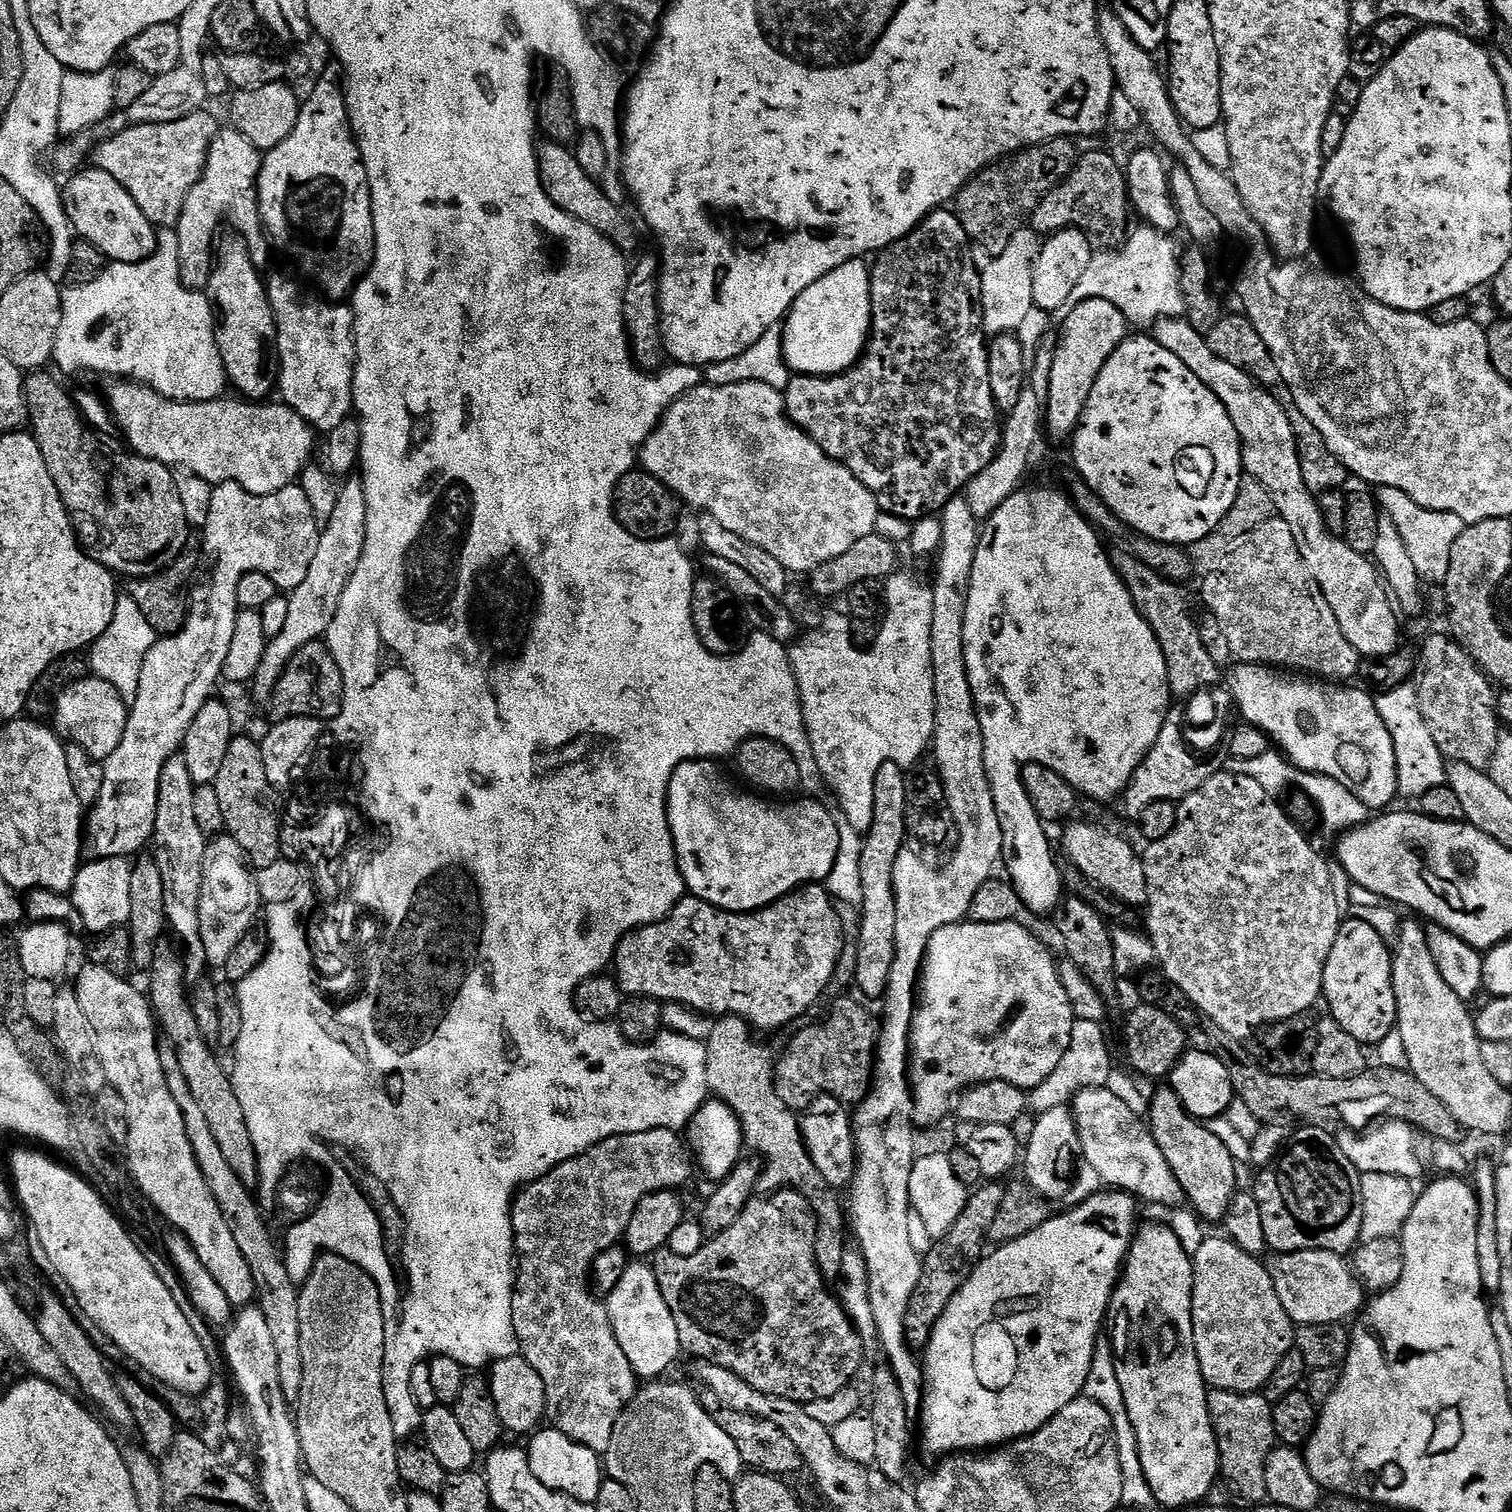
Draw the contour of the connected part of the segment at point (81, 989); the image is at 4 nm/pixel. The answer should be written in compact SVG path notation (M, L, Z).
M91 962L85 965L77 974L74 987L78 994L78 1003L82 1006L82 1014L86 1014L86 1022L92 1028L94 1052L100 1055L99 1067L103 1071L104 1079L110 1087L118 1090L118 1094L122 1094L126 1102L127 1171L139 1195L145 1201L148 1199L176 1227L173 1229L191 1244L206 1270L214 1274L214 1282L218 1282L218 1286L226 1290L228 1301L234 1306L251 1305L258 1296L256 1279L246 1258L242 1256L242 1250L238 1250L238 1242L234 1242L234 1234L230 1234L230 1226L226 1226L226 1218L222 1218L218 1202L214 1202L214 1194L210 1194L210 1186L206 1186L206 1178L202 1178L202 1170L194 1158L194 1146L190 1146L190 1138L186 1138L186 1122L182 1118L182 1110L178 1110L178 1102L174 1102L174 1094L170 1094L170 1086L162 1070L158 1025L149 997L145 993L143 996L131 984L131 979L110 974L110 970Z

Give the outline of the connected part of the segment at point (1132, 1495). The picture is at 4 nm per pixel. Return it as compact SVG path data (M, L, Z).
M1097 1350L1092 1355L1090 1374L1084 1383L1083 1395L1089 1400L1098 1402L1106 1414L1112 1419L1112 1431L1116 1433L1116 1449L1120 1455L1120 1470L1122 1472L1122 1490L1124 1491L1123 1503L1129 1504L1132 1508L1153 1508L1157 1507L1154 1494L1146 1482L1146 1474L1142 1470L1140 1451L1136 1448L1136 1435L1134 1426L1128 1417L1126 1410L1126 1398L1122 1394L1122 1386L1118 1386L1118 1374L1116 1373L1116 1357L1108 1350Z

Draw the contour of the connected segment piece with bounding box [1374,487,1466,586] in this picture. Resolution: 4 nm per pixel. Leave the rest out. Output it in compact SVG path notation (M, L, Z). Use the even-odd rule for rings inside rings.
M1379 487L1374 496L1381 511L1398 527L1398 532L1406 543L1407 554L1414 563L1415 572L1421 581L1427 585L1430 583L1442 586L1446 574L1449 573L1450 551L1466 527L1464 520L1456 514L1431 512L1427 508L1420 507L1396 487Z

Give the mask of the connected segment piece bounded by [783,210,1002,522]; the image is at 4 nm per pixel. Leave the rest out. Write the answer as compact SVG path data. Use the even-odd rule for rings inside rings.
M955 211L931 212L913 232L879 253L875 257L876 265L871 265L872 331L858 363L838 376L793 375L783 391L784 411L788 413L788 419L794 421L810 439L818 442L818 446L822 446L831 460L838 461L852 471L854 478L858 478L858 482L862 482L862 486L866 486L866 490L874 494L881 513L899 516L909 522L917 522L916 520L931 512L939 513L948 505L949 500L959 497L970 481L992 464L992 459L1000 448L1002 416L994 402L994 394L990 394L989 341L984 330L984 314L980 310L980 272L968 261L967 248L970 248L970 241Z

